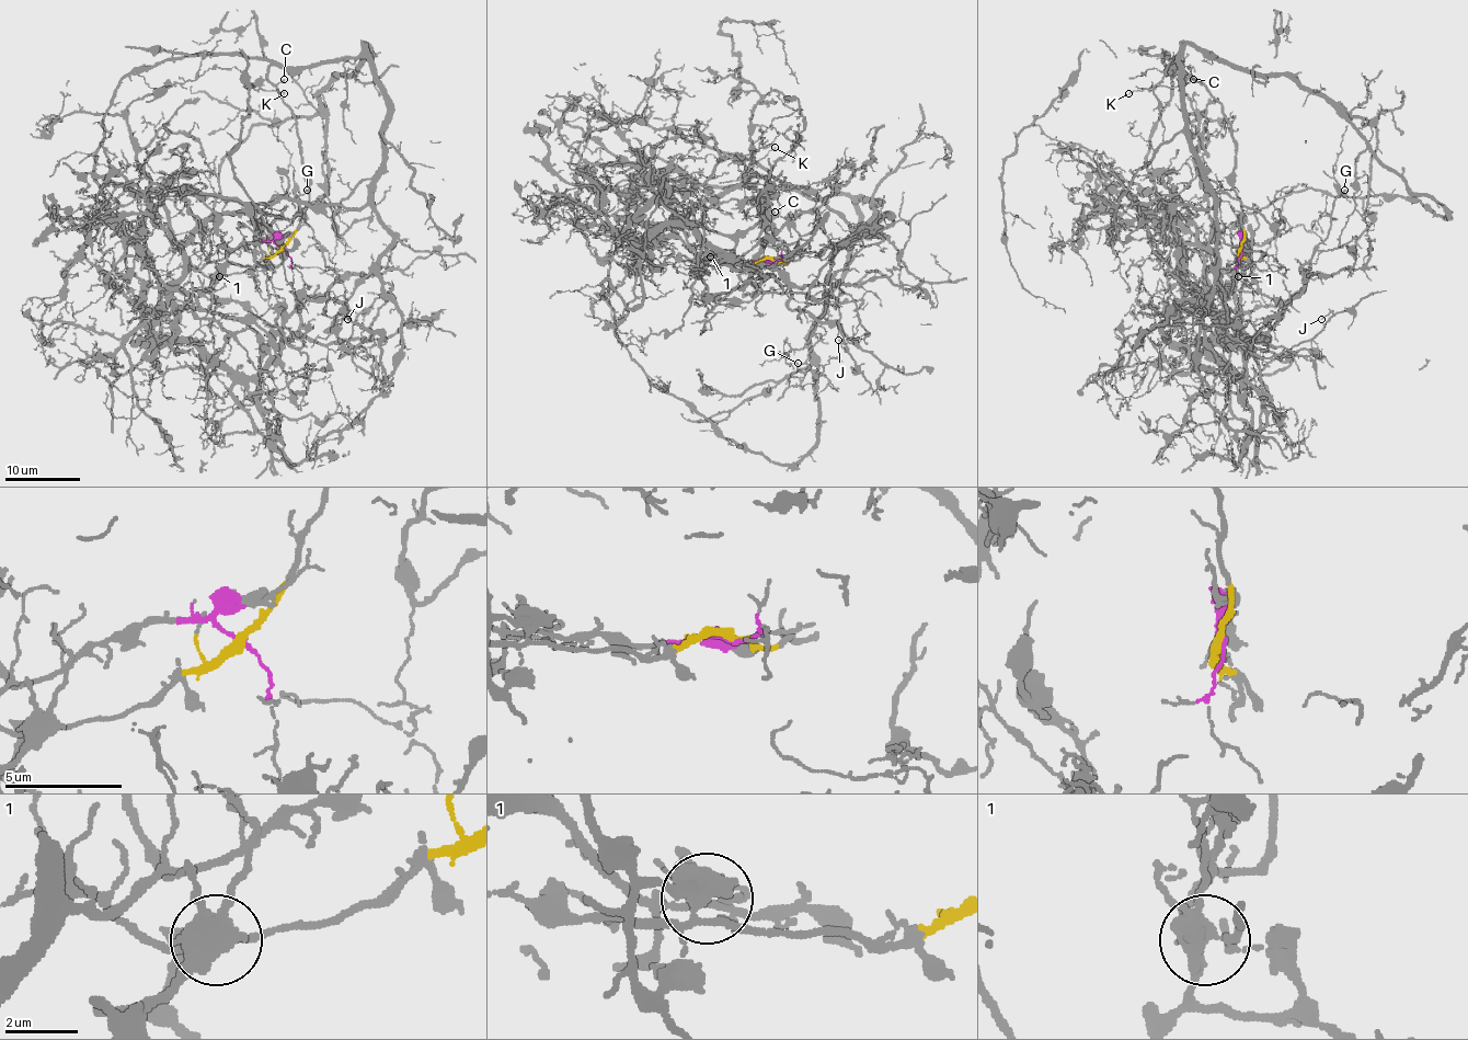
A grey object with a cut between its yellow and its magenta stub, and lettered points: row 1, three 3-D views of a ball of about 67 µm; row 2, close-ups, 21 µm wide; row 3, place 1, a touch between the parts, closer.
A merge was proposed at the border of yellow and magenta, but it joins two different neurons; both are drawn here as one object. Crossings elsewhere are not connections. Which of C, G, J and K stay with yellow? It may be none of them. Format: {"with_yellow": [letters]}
{"with_yellow": ["C", "J", "K"]}

